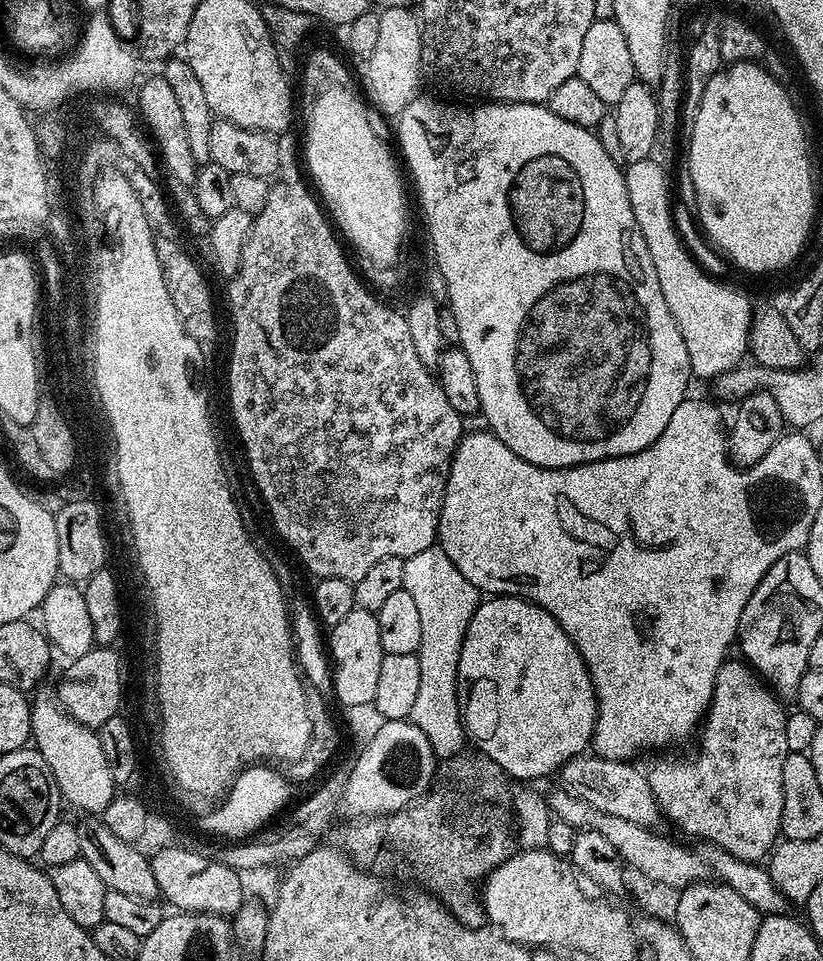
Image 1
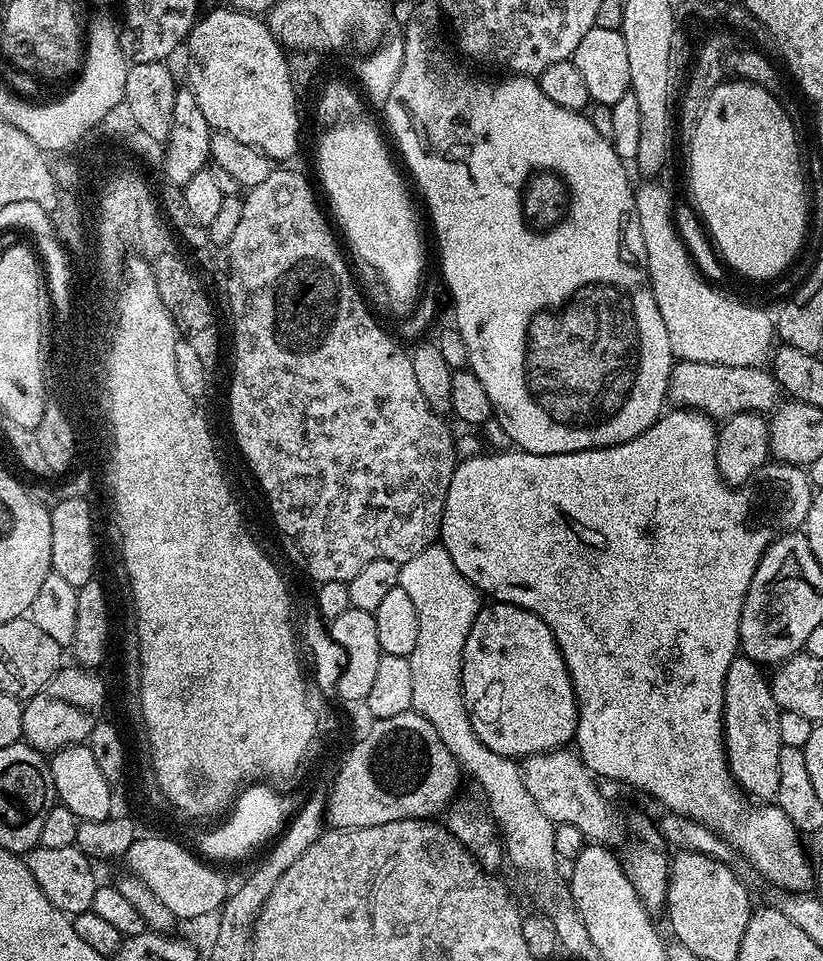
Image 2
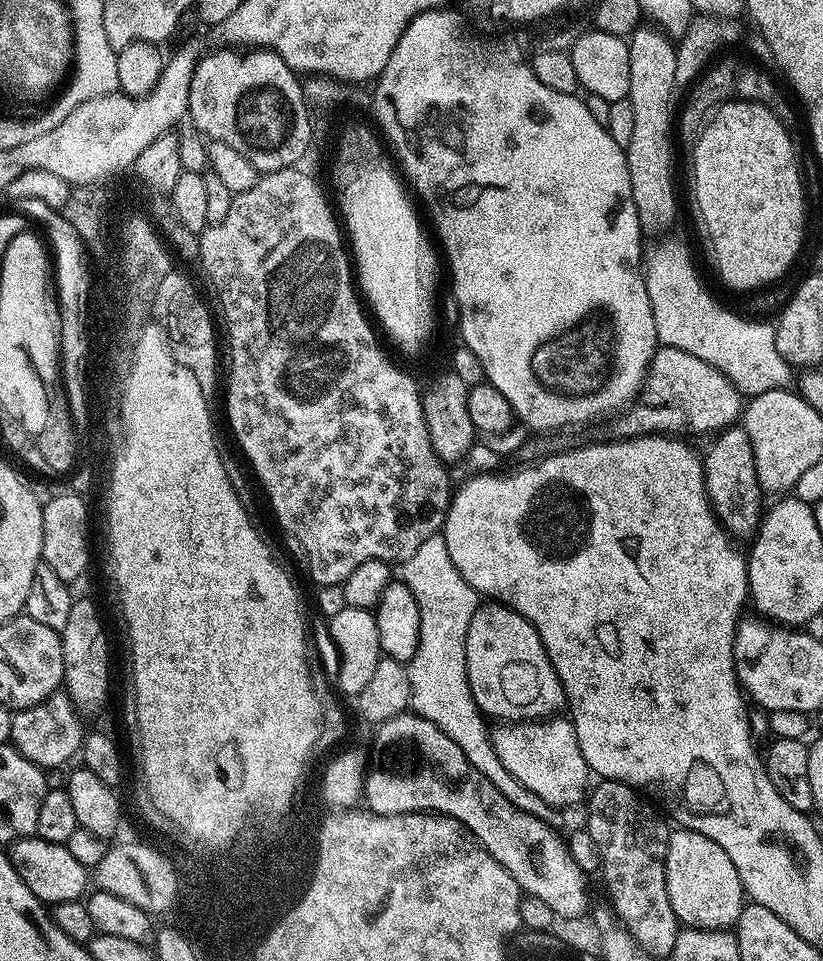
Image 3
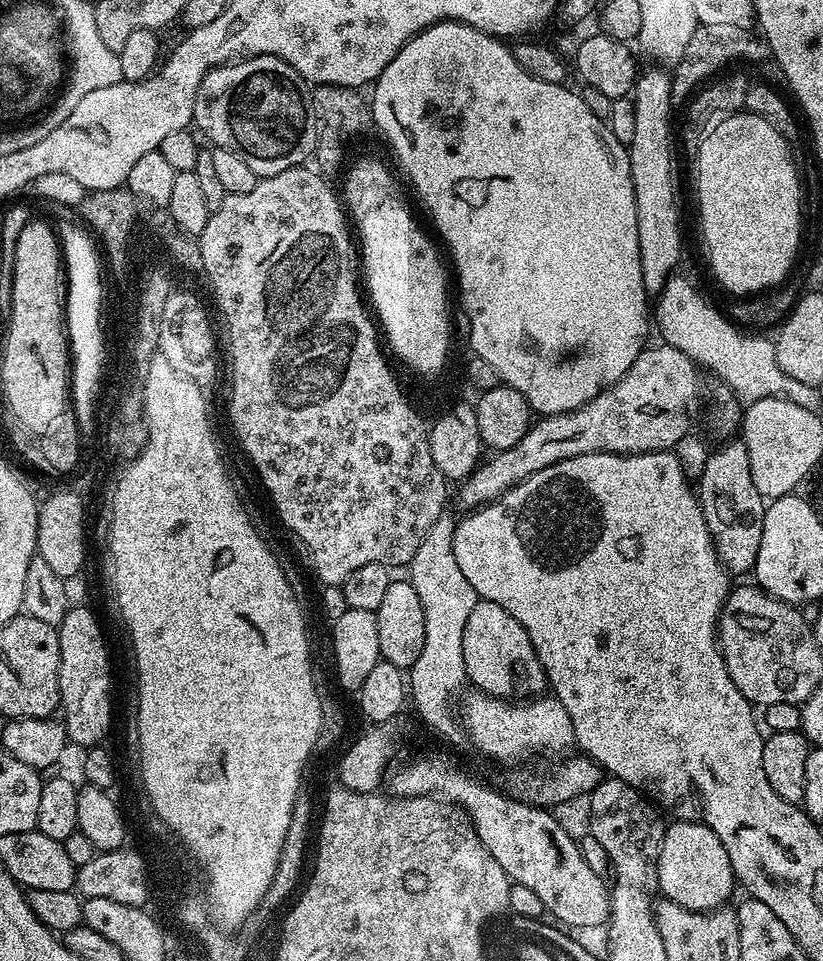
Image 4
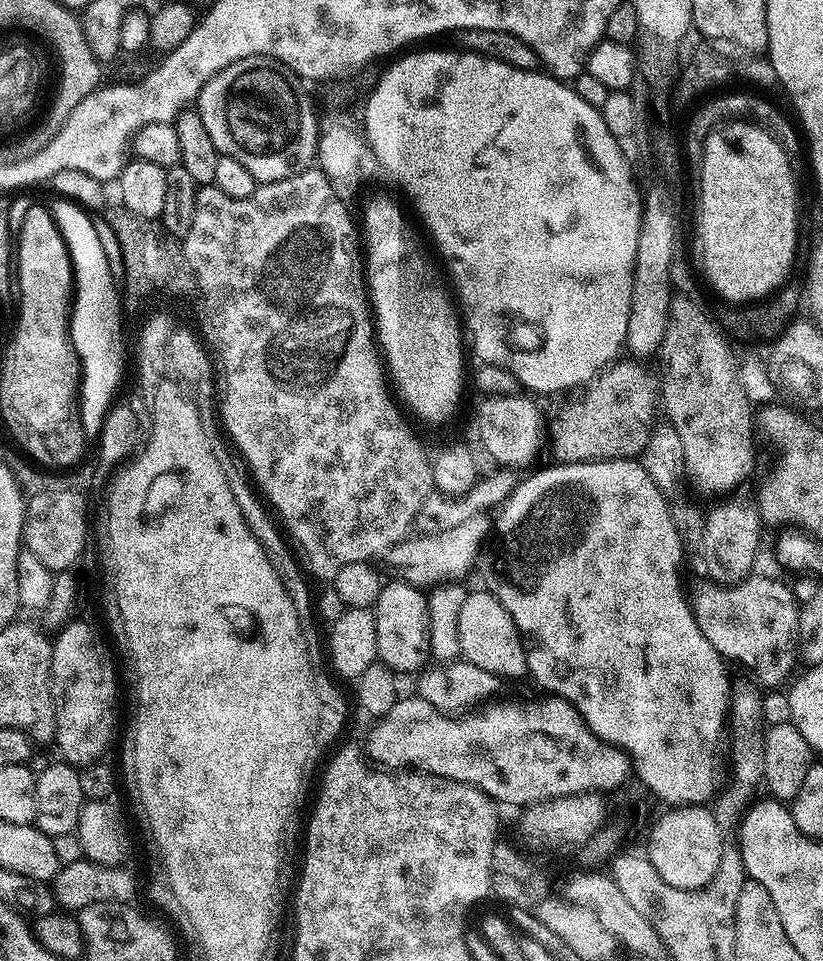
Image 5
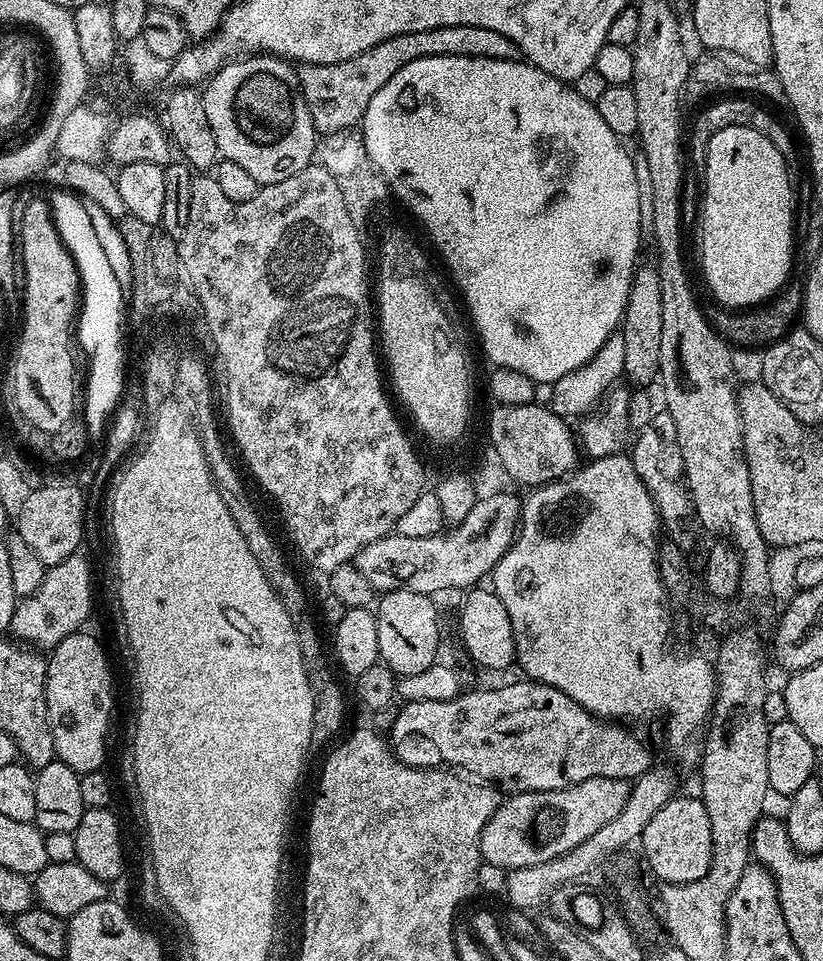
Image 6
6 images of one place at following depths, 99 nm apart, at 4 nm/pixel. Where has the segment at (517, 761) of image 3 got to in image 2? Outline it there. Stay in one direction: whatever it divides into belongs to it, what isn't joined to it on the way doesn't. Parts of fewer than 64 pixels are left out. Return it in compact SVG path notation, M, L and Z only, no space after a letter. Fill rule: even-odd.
M567 747L557 748L554 752L539 752L537 756L529 756L523 761L522 771L526 790L530 790L530 798L538 802L538 810L546 814L555 825L570 823L578 826L585 841L605 846L617 846L625 834L626 824L608 805L606 797L600 793L597 777L588 771L579 755ZM569 751L569 752L568 752Z

